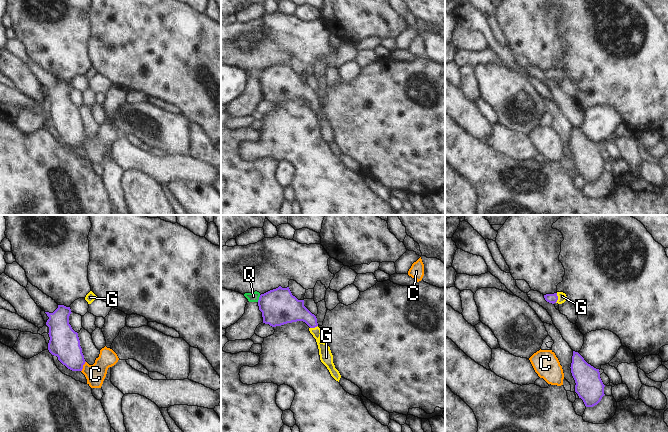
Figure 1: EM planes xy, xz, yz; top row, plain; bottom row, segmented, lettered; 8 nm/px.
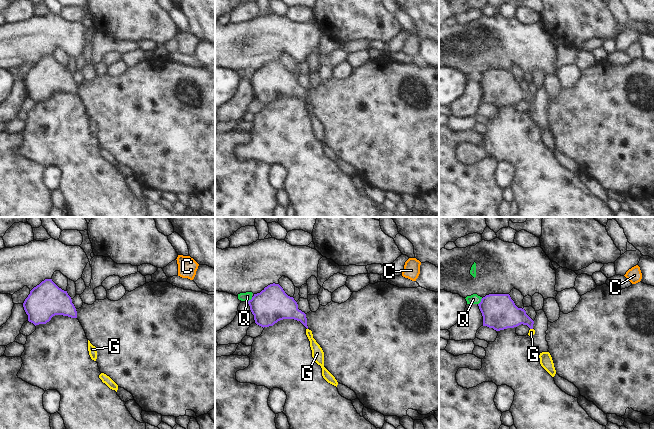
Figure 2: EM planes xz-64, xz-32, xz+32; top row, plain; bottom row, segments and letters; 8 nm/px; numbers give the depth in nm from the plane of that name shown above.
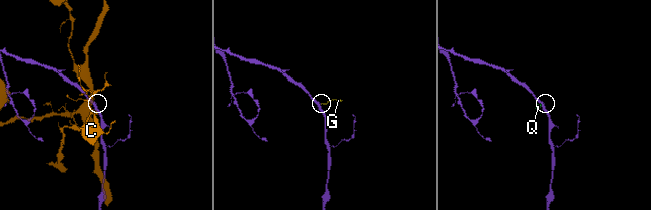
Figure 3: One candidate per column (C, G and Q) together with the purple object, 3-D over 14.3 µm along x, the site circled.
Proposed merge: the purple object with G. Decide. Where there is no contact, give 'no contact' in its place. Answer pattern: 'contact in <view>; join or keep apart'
contact in yz; join

